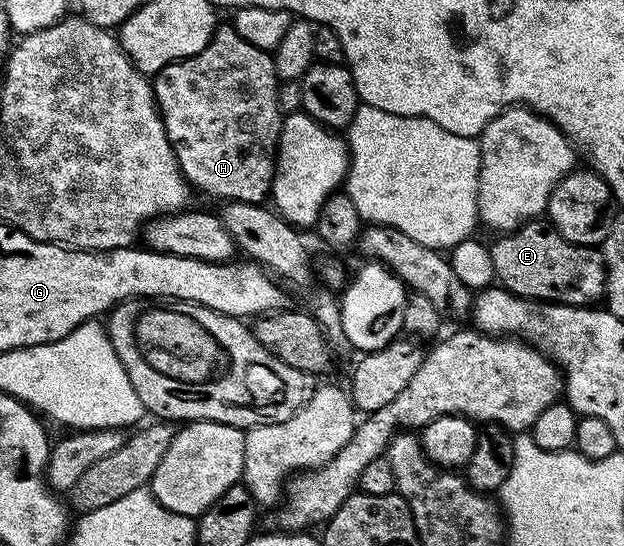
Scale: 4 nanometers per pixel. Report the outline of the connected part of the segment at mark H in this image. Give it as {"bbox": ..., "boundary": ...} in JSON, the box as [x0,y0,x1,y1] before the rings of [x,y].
{"bbox":[151,26,282,204],"boundary":[[[231,26],[217,27],[206,50],[174,62],[151,81],[156,108],[185,181],[219,202],[264,204],[276,174],[276,149],[280,147],[282,115],[278,110],[278,77],[272,52],[250,46]]]}

